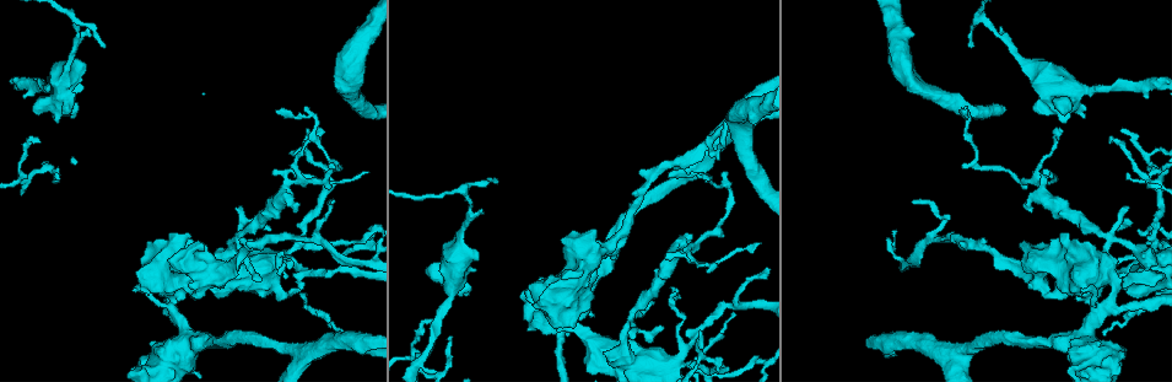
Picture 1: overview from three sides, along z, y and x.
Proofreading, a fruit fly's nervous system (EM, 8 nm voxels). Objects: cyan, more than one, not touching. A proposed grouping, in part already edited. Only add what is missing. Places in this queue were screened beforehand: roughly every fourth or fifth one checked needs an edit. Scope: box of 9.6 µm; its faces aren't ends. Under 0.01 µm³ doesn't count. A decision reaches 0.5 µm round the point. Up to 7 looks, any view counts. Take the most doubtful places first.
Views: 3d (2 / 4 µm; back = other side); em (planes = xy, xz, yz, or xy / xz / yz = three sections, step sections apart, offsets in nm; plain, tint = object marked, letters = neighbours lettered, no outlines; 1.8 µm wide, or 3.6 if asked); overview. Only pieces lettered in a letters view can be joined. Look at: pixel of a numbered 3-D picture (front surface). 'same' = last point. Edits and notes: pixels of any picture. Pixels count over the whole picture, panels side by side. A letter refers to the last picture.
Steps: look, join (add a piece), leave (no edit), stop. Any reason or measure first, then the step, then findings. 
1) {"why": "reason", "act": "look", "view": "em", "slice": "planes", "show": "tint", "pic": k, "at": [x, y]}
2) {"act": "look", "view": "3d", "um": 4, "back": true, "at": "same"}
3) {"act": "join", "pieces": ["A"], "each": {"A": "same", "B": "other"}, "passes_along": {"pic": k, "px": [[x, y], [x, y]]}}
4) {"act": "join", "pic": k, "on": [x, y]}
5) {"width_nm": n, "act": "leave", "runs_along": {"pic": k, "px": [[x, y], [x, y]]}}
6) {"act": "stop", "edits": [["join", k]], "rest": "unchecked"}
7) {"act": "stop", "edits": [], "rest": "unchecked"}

{"why": "closes a loop", "act": "look", "view": "em", "slice": "planes", "show": "letters", "pic": 1, "at": [213, 267]}

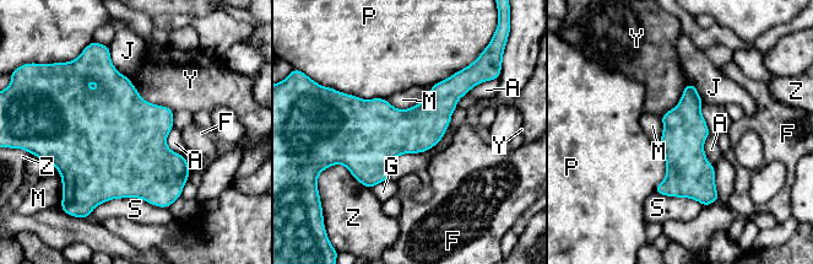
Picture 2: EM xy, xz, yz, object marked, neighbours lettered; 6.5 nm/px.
{"width_nm": 280, "act": "leave", "each": {"A": "other", "F": "other", "G": "other", "J": "other", "M": "other", "P": "other", "S": "other", "Y": "other", "Z": "other"}, "found": "none of them fits"}

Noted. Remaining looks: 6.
{"why": "abrupt turn", "act": "look", "view": "3d", "um": 4, "pic": 1, "at": [1096, 315]}

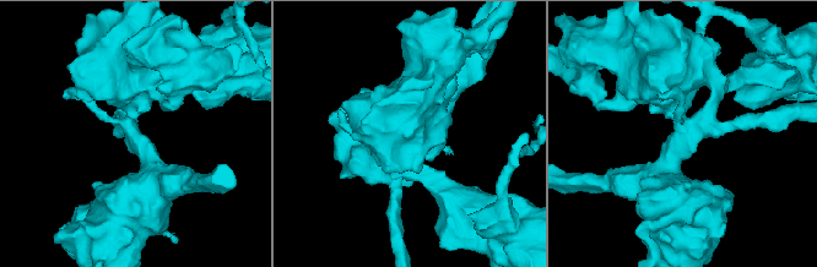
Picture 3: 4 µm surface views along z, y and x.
{"act": "look", "view": "em", "slice": "xz", "step": 8, "show": "letters", "pic": 3, "at": [135, 132]}

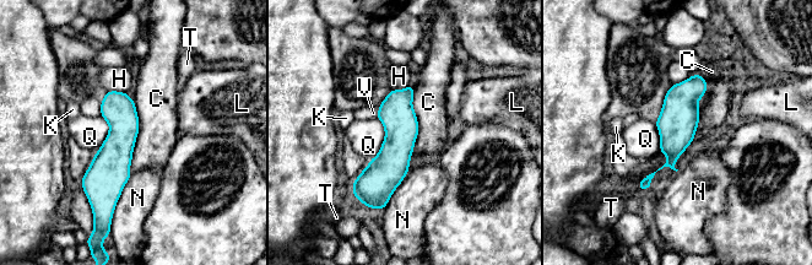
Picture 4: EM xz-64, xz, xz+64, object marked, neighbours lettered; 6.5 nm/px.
{"width_nm": 220, "act": "leave", "each": {"C": "other", "H": "other", "K": "other", "L": "other", "N": "other", "Q": "other", "T": "other", "V": "other"}, "border": {"pic": 4, "px": [[134, 98], [139, 133], [130, 173]]}, "found": "no lettered piece goes on from it"}

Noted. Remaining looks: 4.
{"why": "free end", "act": "look", "view": "3d", "um": 2, "back": true, "pic": 1, "at": [1126, 174]}

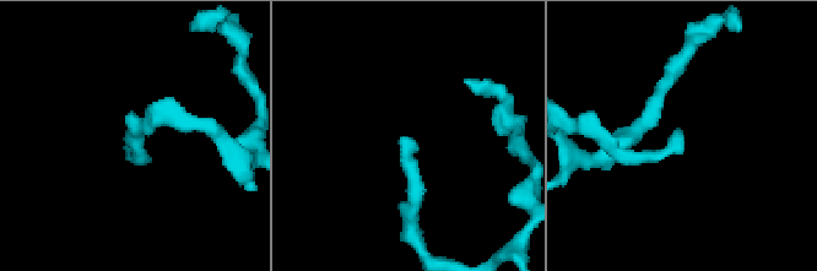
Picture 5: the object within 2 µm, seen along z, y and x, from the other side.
{"act": "look", "view": "em", "slice": "yz", "step": 8, "show": "tint", "pic": 5, "at": [414, 140]}

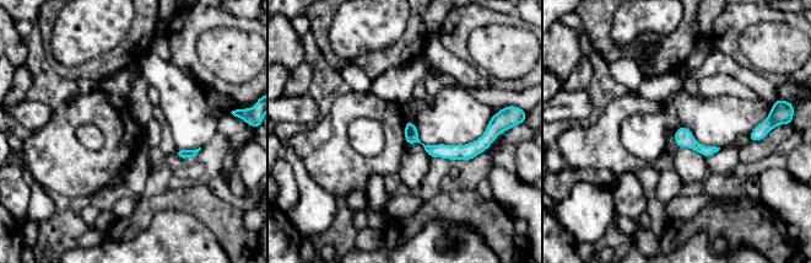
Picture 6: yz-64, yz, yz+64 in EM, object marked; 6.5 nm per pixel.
{"act": "look", "view": "em", "slice": "planes", "show": "letters", "at": "same"}

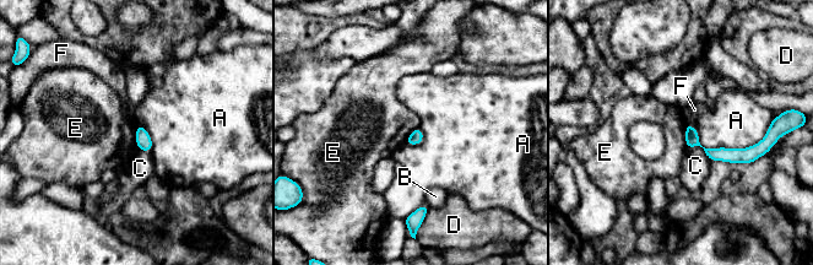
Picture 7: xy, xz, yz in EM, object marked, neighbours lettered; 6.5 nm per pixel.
{"act": "leave", "each": {"A": "other", "B": "other", "C": "other", "D": "other", "E": "other", "F": "other"}, "border": {"pic": 7, "px": [[137, 123], [136, 146], [140, 150]]}, "found": "none of them fits"}

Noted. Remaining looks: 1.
{"act": "stop", "edits": [], "rest": "unchecked"}

